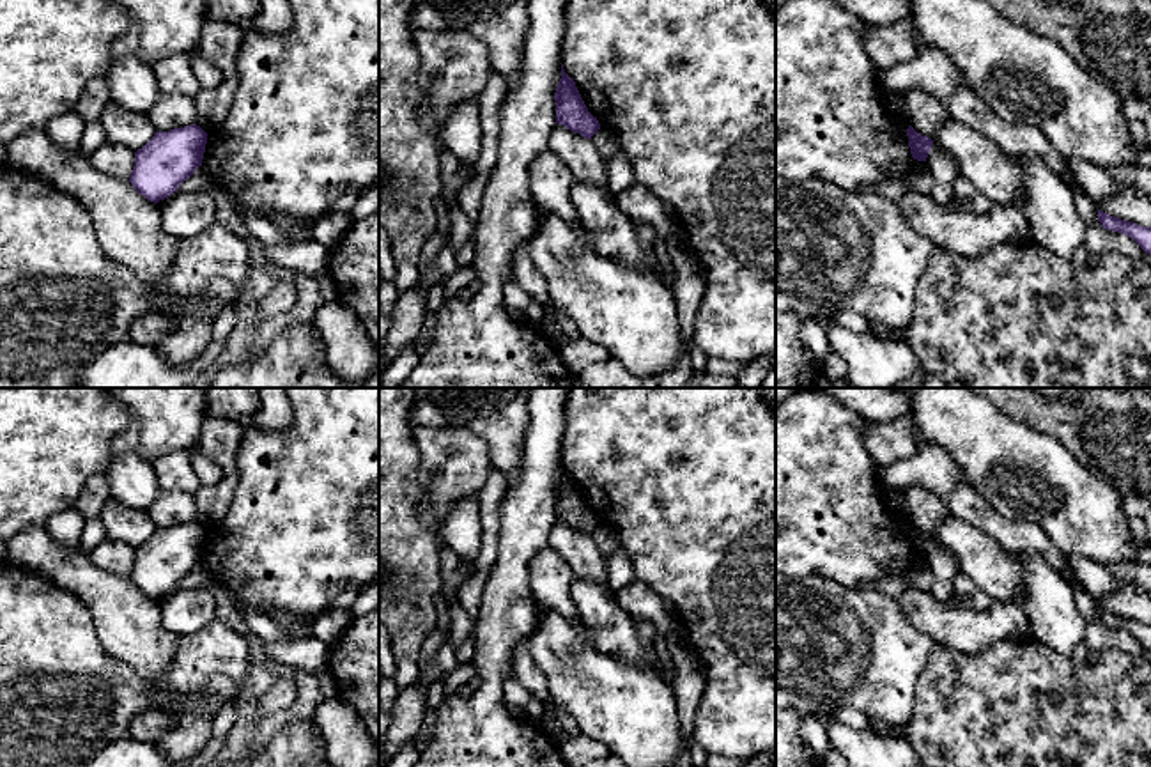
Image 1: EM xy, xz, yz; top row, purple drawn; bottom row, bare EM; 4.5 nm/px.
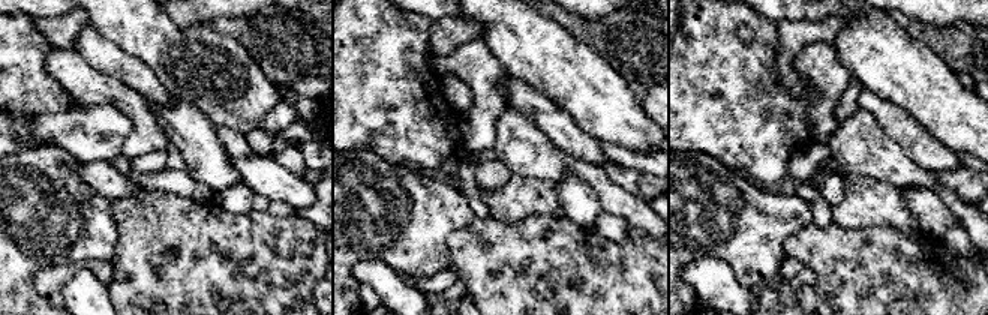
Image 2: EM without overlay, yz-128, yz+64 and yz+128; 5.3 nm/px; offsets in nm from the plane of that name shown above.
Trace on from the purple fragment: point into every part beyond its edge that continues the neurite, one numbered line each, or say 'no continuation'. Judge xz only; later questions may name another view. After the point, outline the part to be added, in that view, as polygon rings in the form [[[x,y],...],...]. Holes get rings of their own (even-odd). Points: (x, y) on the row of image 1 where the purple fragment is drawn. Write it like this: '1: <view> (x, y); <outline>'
no continuation

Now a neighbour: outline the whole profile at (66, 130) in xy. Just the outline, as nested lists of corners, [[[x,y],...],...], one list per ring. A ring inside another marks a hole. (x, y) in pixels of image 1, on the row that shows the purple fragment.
[[[74,110],[51,119],[44,126],[50,138],[67,151],[80,151],[83,129],[85,120]]]

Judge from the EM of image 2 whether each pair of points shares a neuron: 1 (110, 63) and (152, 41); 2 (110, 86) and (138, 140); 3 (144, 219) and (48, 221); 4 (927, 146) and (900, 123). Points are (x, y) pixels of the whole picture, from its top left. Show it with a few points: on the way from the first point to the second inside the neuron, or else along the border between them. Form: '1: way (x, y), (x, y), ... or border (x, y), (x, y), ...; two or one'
1: border (99, 33), (135, 56), (156, 75); two
2: way (123, 99), (138, 114), (138, 126); one
3: border (110, 200), (117, 222), (116, 255); two
4: way (921, 144), (906, 129); one

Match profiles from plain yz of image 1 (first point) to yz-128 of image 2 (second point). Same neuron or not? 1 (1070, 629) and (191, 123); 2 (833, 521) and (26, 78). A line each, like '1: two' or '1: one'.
1: one
2: one

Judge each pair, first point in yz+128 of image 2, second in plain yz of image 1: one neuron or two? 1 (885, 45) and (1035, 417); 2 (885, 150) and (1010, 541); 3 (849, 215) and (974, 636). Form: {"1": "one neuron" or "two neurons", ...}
{"1": "two neurons", "2": "two neurons", "3": "one neuron"}

